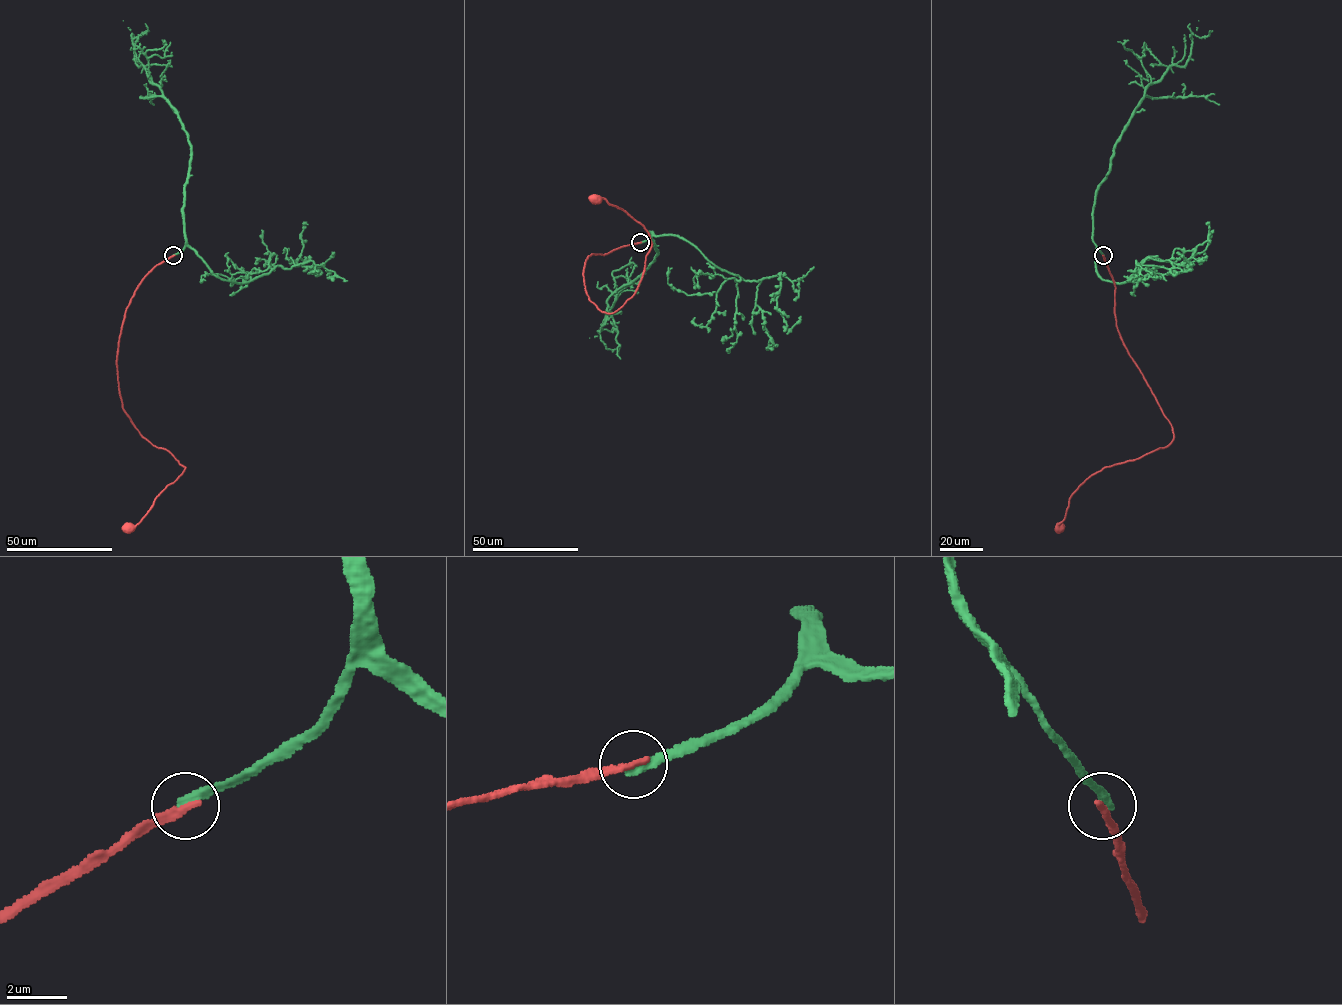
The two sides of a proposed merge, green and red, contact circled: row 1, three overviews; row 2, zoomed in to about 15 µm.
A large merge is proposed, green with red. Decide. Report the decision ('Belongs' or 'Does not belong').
Does not belong

